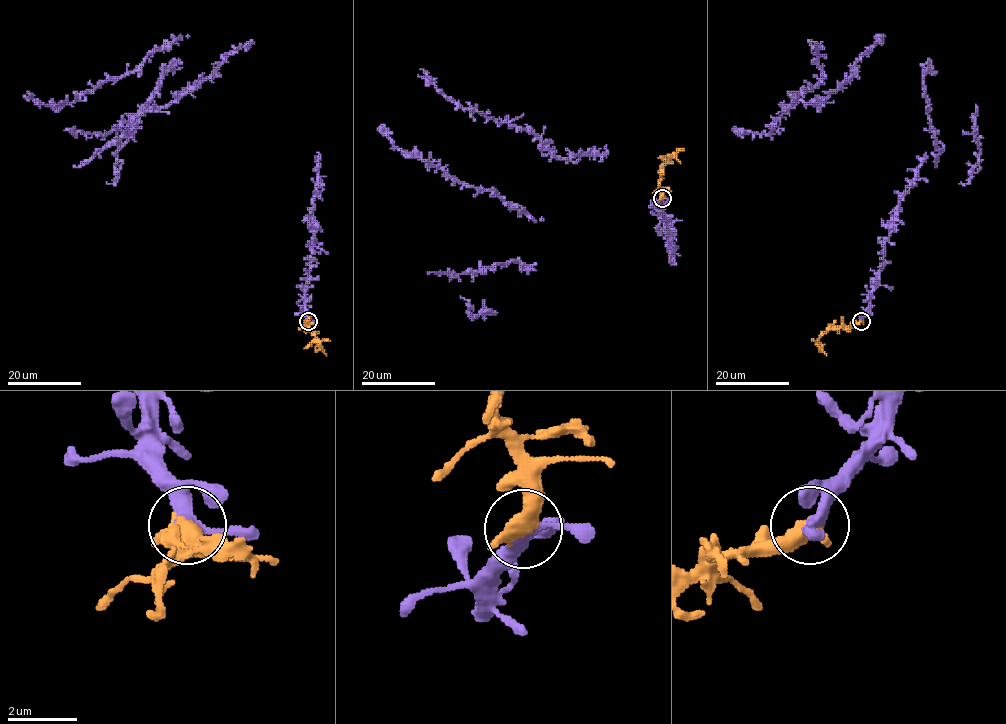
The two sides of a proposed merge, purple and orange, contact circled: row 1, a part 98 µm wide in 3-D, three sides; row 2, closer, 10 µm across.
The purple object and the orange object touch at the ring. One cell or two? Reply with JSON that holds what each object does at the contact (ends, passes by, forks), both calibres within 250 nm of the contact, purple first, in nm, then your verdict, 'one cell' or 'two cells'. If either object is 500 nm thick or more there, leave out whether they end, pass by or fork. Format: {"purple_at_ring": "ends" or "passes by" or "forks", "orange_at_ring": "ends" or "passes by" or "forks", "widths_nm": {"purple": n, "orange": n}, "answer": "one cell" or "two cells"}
{"purple_at_ring": "passes by", "orange_at_ring": "passes by", "widths_nm": {"purple": 280, "orange": 420}, "answer": "one cell"}

